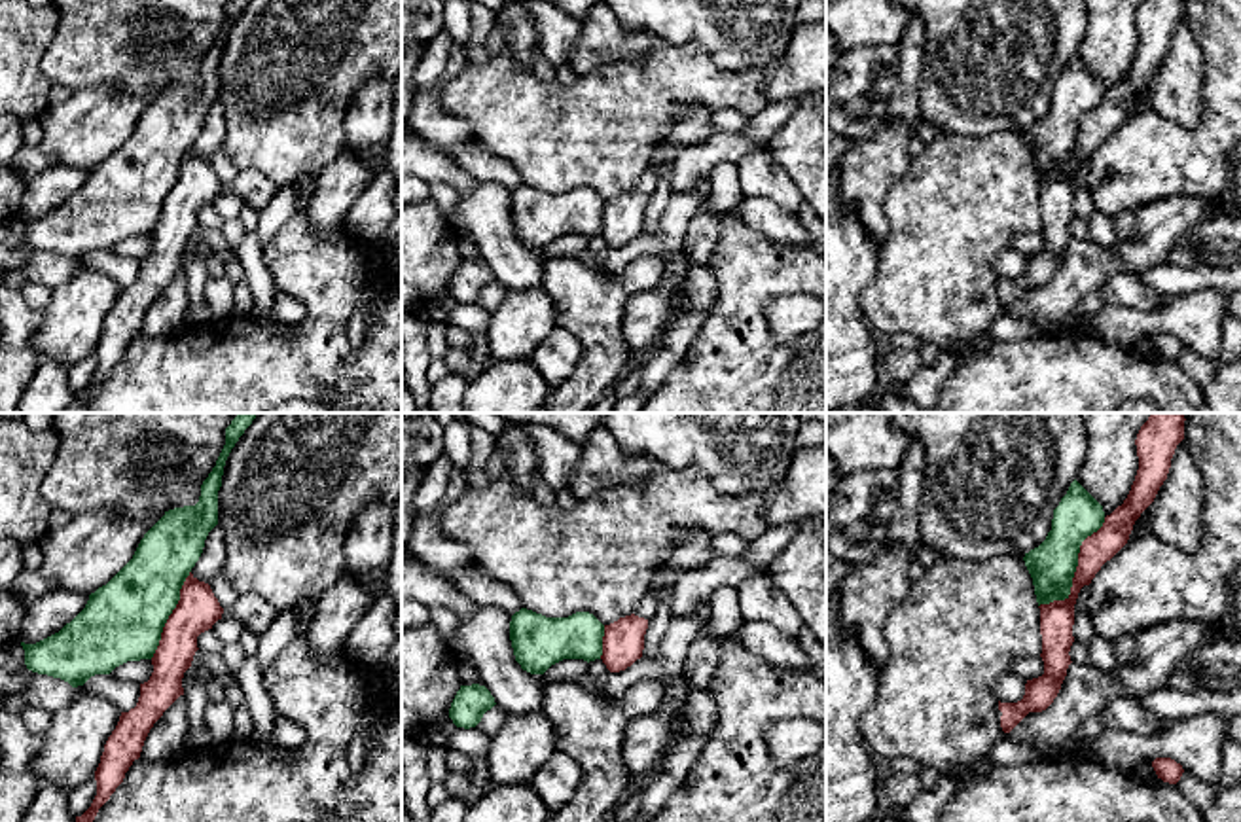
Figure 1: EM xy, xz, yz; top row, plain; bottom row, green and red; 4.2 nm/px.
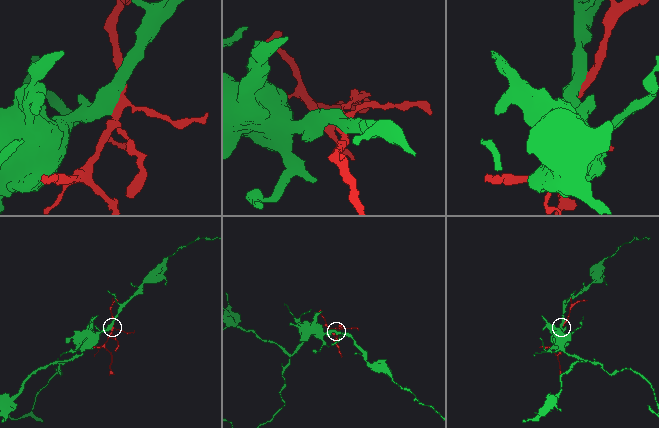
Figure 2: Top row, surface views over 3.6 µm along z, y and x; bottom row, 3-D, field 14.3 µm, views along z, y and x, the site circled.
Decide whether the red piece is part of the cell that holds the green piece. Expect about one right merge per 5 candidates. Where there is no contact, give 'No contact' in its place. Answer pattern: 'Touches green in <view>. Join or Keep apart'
Touches green in yz. Keep apart

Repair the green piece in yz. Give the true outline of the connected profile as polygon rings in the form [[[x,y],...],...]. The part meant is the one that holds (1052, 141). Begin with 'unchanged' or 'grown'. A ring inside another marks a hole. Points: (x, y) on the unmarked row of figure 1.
unchanged | [[[1074,55],[1053,85],[1046,116],[1023,133],[1038,182],[1069,174],[1080,121],[1103,98],[1103,81]]]

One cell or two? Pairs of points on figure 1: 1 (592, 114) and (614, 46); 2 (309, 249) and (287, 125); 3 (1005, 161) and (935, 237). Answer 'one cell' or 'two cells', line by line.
1: two cells
2: two cells
3: one cell

